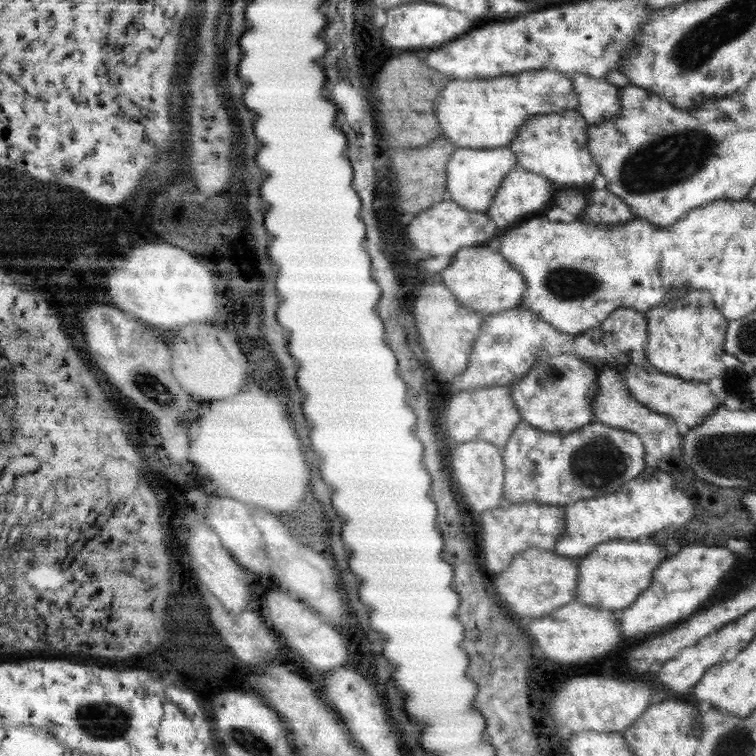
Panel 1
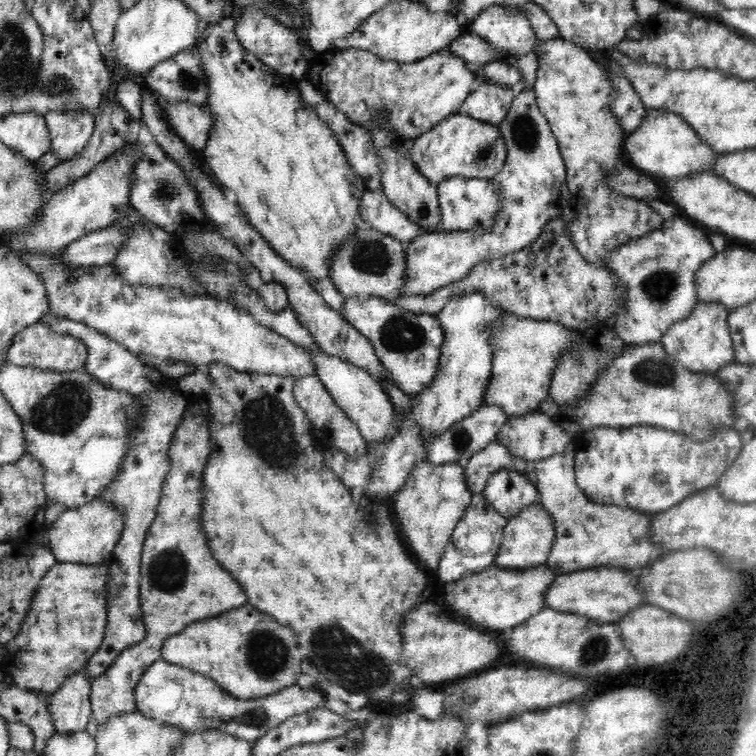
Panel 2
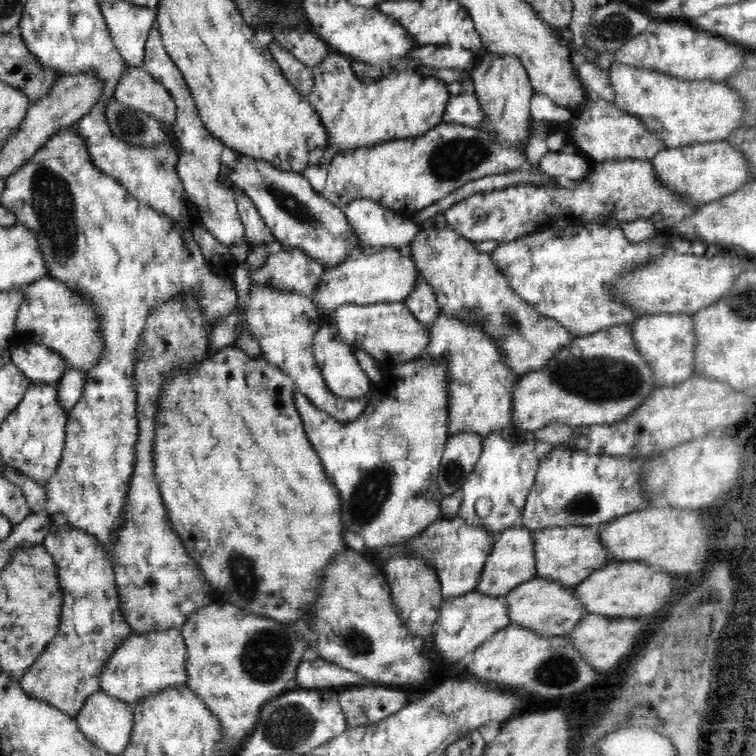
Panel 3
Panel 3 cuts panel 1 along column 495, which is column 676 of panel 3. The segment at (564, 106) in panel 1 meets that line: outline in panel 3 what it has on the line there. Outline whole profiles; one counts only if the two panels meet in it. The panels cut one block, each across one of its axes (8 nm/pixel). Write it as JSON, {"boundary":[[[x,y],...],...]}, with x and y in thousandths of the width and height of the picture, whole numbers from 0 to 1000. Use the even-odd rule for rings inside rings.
{"boundary":[[[812,79],[806,94],[812,126],[815,126],[812,138],[819,144],[847,155],[852,165],[862,171],[881,189],[881,196],[962,185],[971,172],[976,172],[983,165],[984,134],[981,134],[981,127],[958,108],[906,107],[862,91],[831,87],[817,79]]]}

